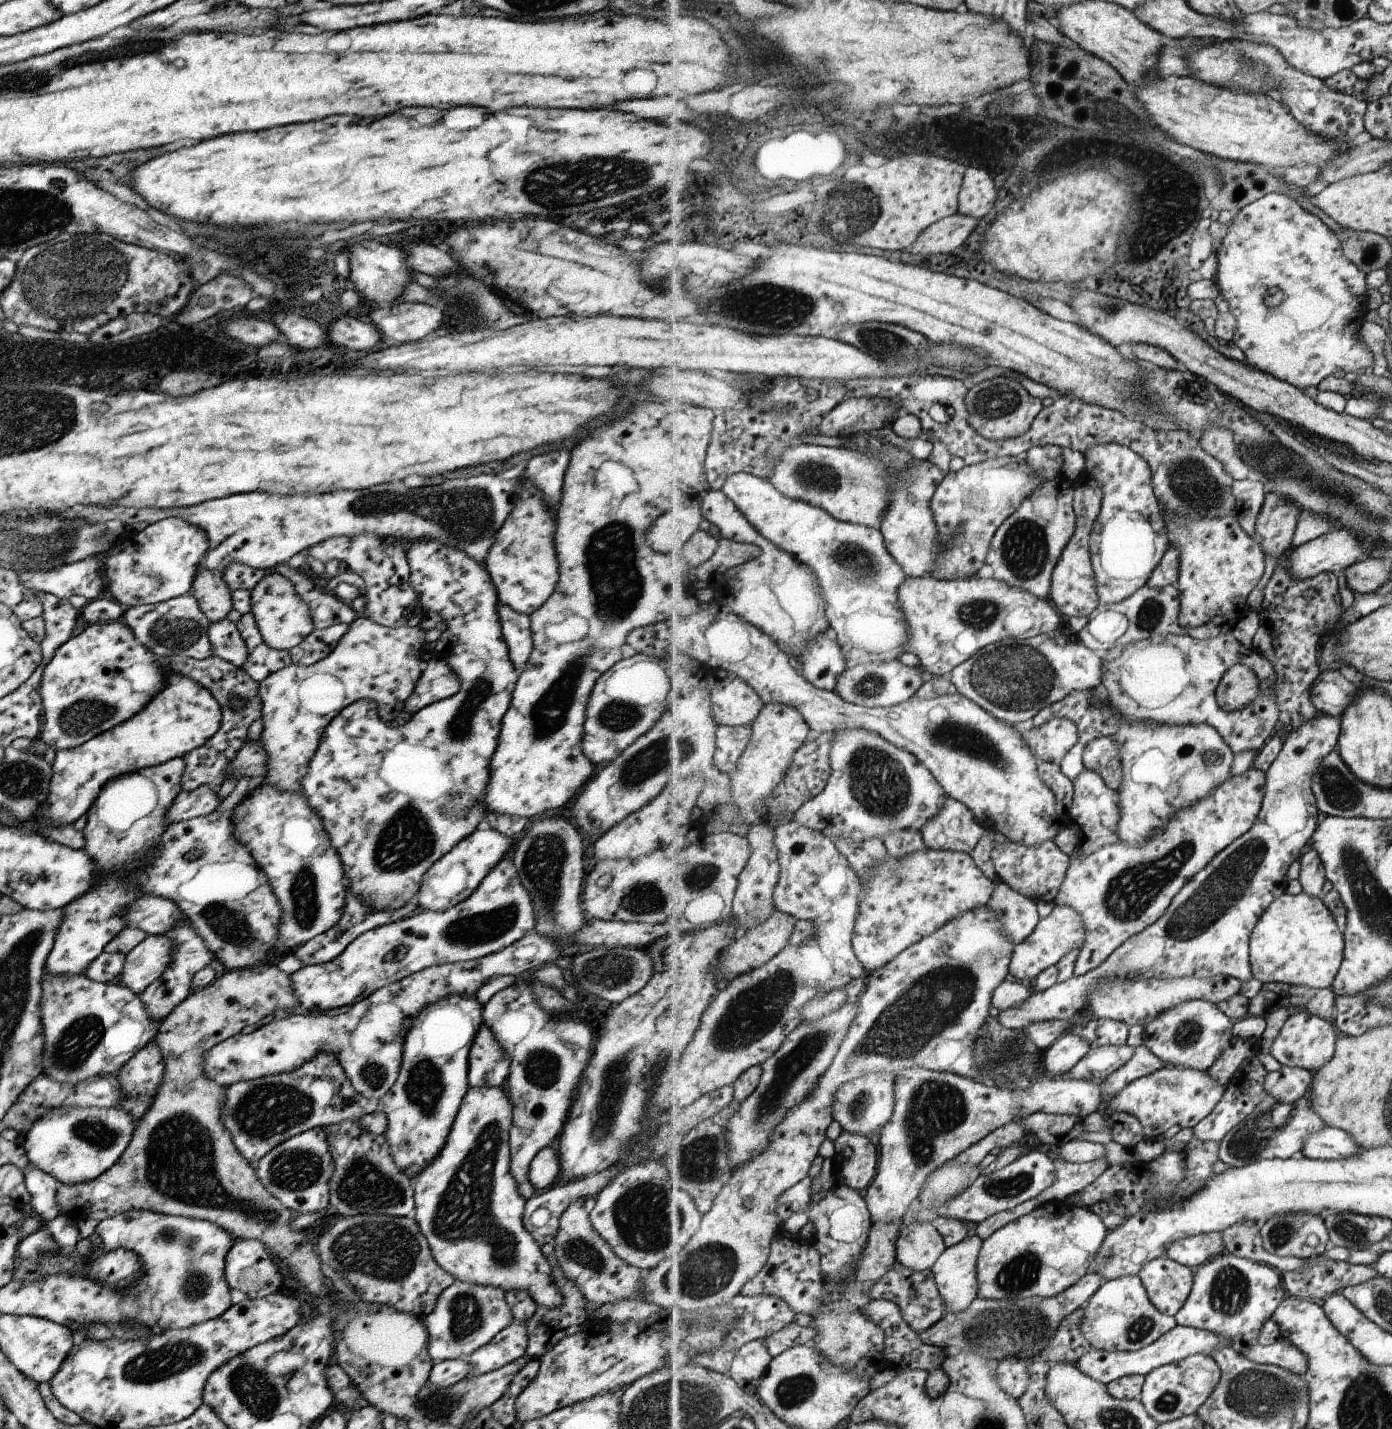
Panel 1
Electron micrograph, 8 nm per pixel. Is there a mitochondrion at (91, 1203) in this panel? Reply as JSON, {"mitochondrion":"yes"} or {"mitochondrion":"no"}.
{"mitochondrion":"no"}

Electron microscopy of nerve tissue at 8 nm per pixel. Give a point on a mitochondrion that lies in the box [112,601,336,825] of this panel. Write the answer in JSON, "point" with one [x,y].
{"point":[172,630]}

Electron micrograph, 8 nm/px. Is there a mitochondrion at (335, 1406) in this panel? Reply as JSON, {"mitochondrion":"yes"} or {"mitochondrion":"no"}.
{"mitochondrion":"no"}

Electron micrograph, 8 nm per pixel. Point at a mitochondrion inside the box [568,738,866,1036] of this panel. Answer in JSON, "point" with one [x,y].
{"point":[608,972]}

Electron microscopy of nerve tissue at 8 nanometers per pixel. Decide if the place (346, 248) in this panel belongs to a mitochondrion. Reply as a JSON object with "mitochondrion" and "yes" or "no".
{"mitochondrion":"no"}

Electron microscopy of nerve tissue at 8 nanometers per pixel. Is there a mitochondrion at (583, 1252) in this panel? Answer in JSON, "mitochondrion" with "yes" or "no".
{"mitochondrion":"yes"}

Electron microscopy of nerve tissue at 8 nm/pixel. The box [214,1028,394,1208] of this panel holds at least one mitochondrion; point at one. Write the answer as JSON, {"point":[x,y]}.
{"point":[270,1109]}

